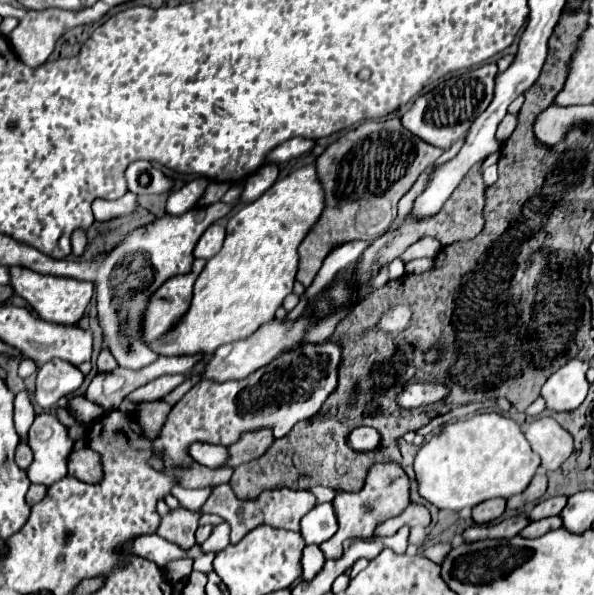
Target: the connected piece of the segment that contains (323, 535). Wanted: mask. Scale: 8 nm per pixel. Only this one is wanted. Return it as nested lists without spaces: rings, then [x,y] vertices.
[[[332,503],[316,505],[300,523],[300,533],[308,545],[320,545],[330,539],[338,529],[338,521],[332,509]]]

